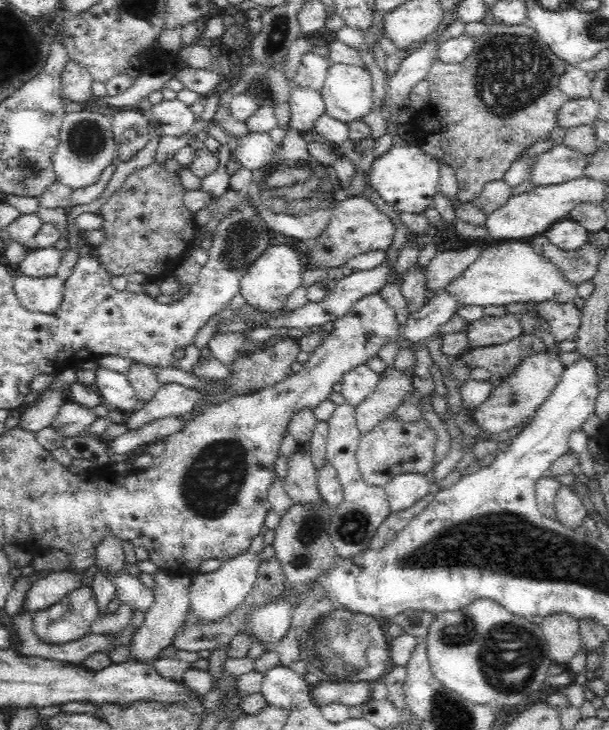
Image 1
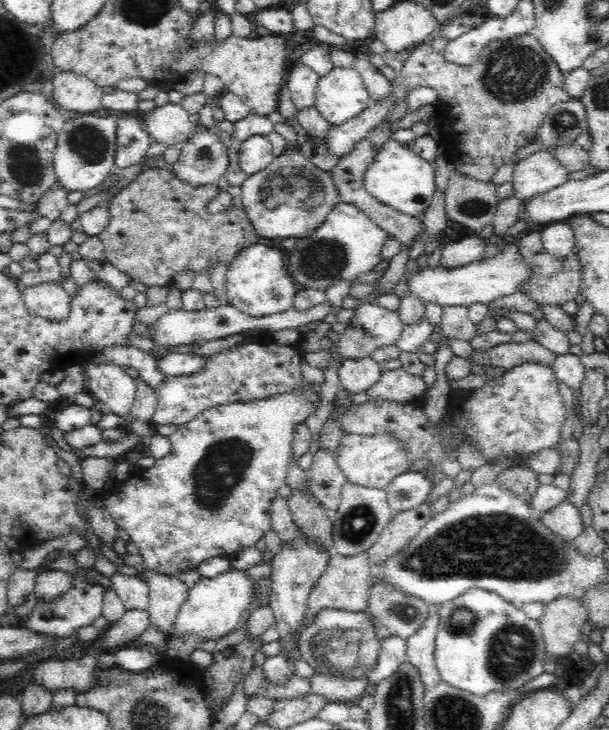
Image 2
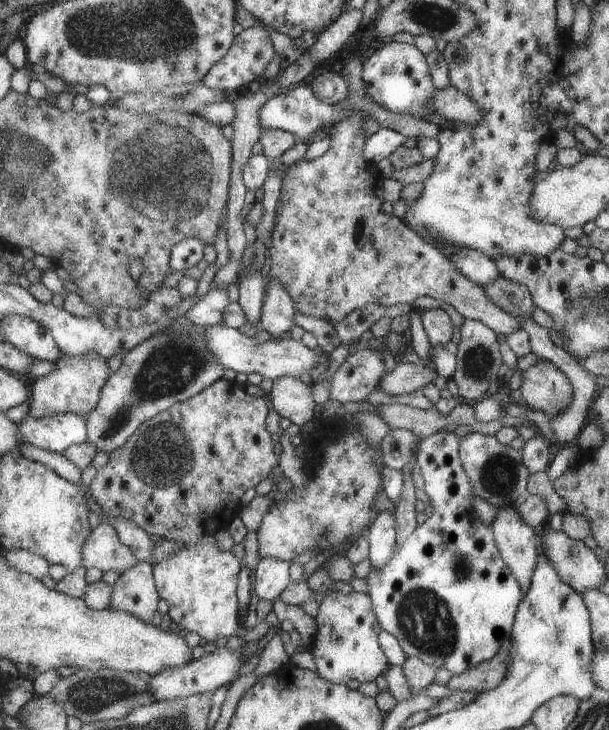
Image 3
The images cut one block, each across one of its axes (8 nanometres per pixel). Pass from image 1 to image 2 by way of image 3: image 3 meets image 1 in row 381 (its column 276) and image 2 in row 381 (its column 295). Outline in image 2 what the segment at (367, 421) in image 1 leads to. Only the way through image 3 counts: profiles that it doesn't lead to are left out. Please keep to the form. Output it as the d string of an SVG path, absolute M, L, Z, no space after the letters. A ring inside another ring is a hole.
M383 370L380 380L369 390L369 399L382 397L400 403L413 403L418 396L425 395L426 384L421 376L415 376L402 370Z

